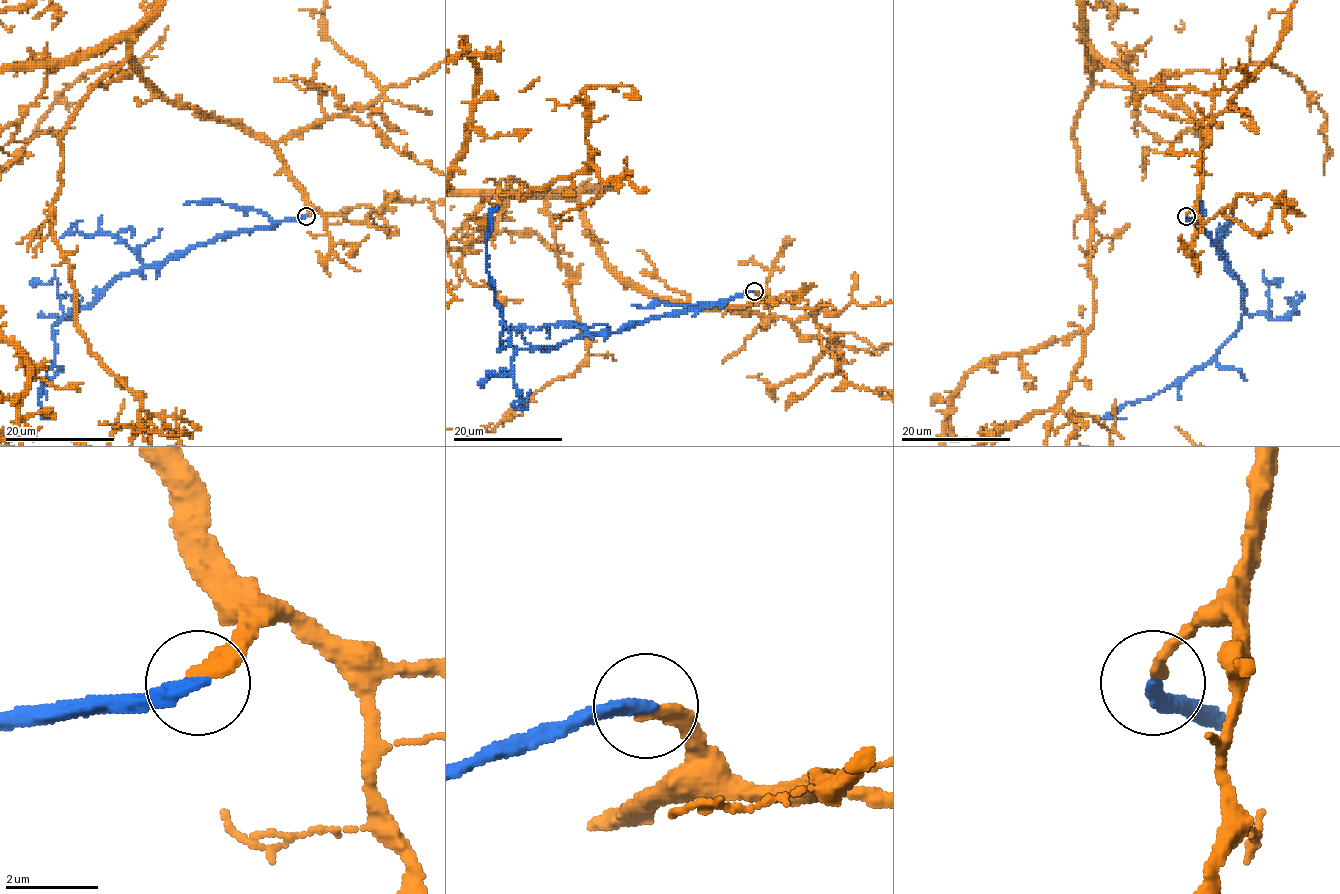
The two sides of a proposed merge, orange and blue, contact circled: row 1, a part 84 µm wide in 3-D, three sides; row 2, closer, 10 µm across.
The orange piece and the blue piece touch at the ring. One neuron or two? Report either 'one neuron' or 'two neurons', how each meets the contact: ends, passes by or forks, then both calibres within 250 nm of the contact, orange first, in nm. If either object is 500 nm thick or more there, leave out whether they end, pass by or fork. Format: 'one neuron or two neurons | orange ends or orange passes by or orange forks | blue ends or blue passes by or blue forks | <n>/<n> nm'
one neuron | orange ends | blue ends | 320/300 nm

